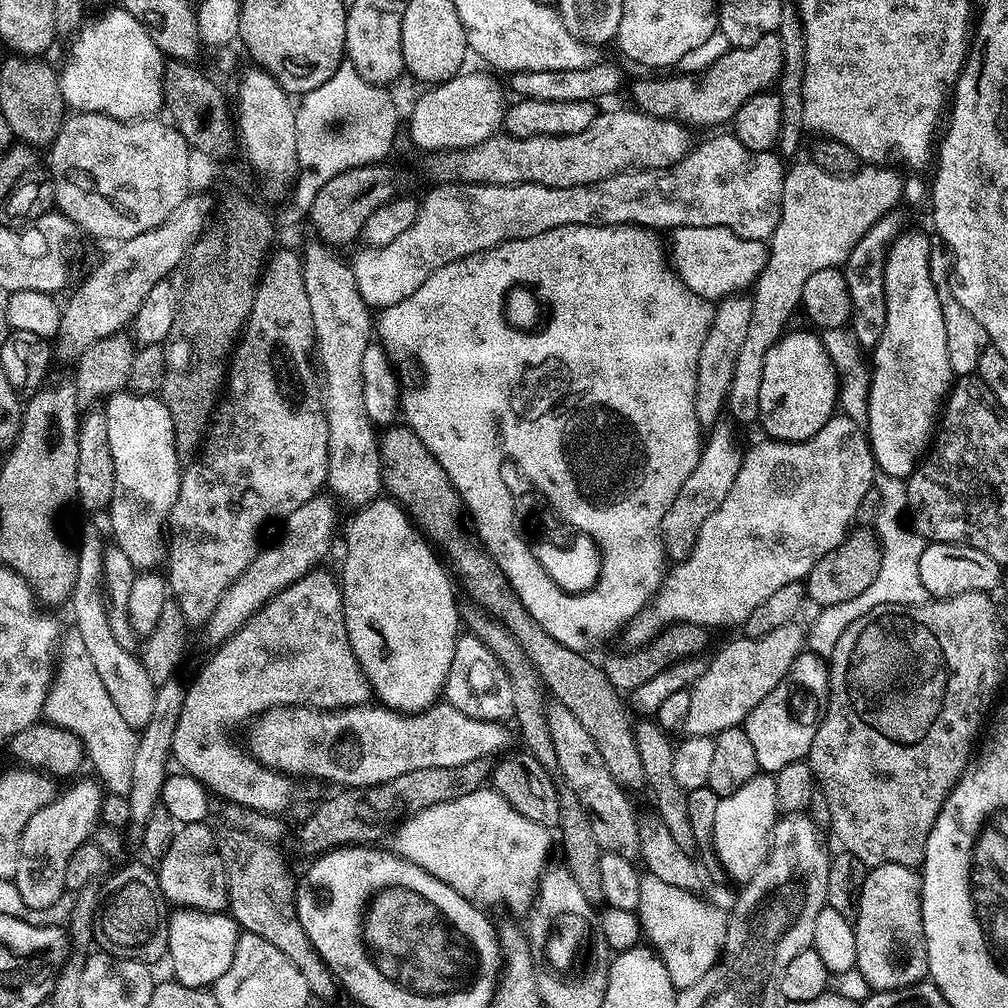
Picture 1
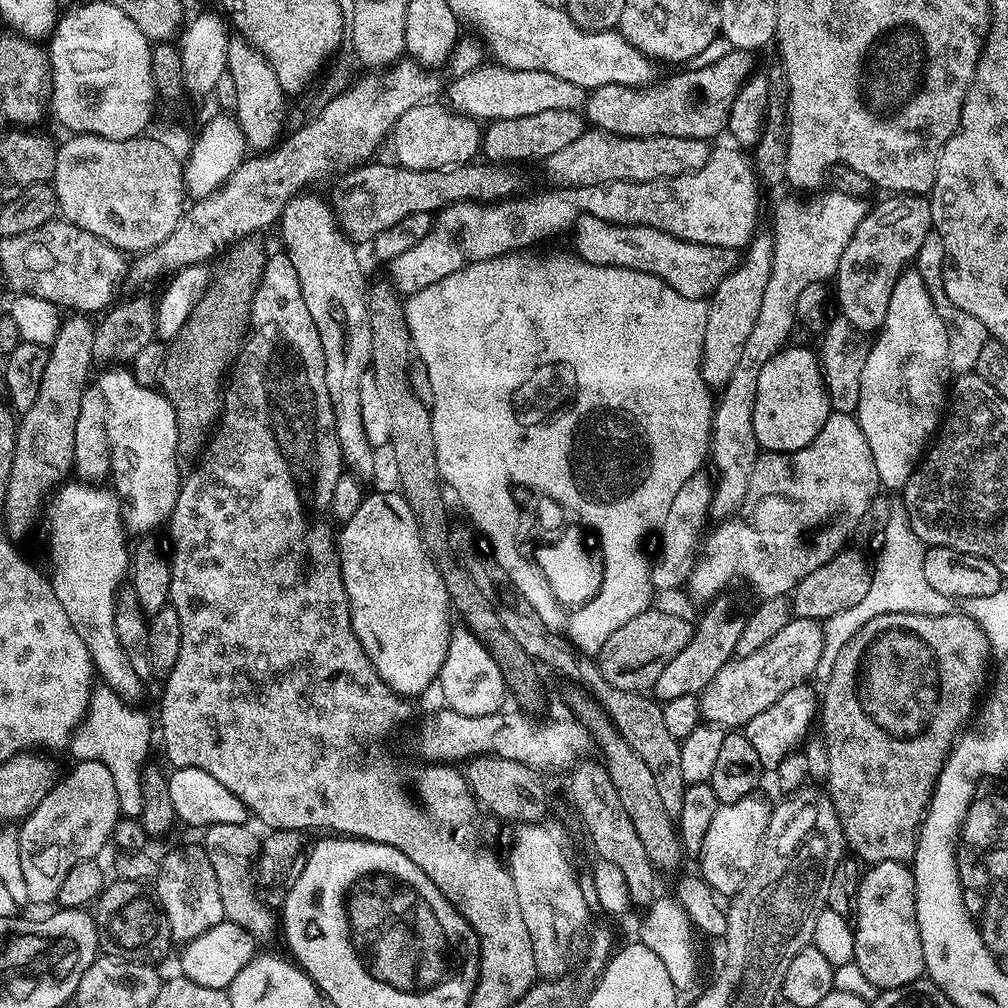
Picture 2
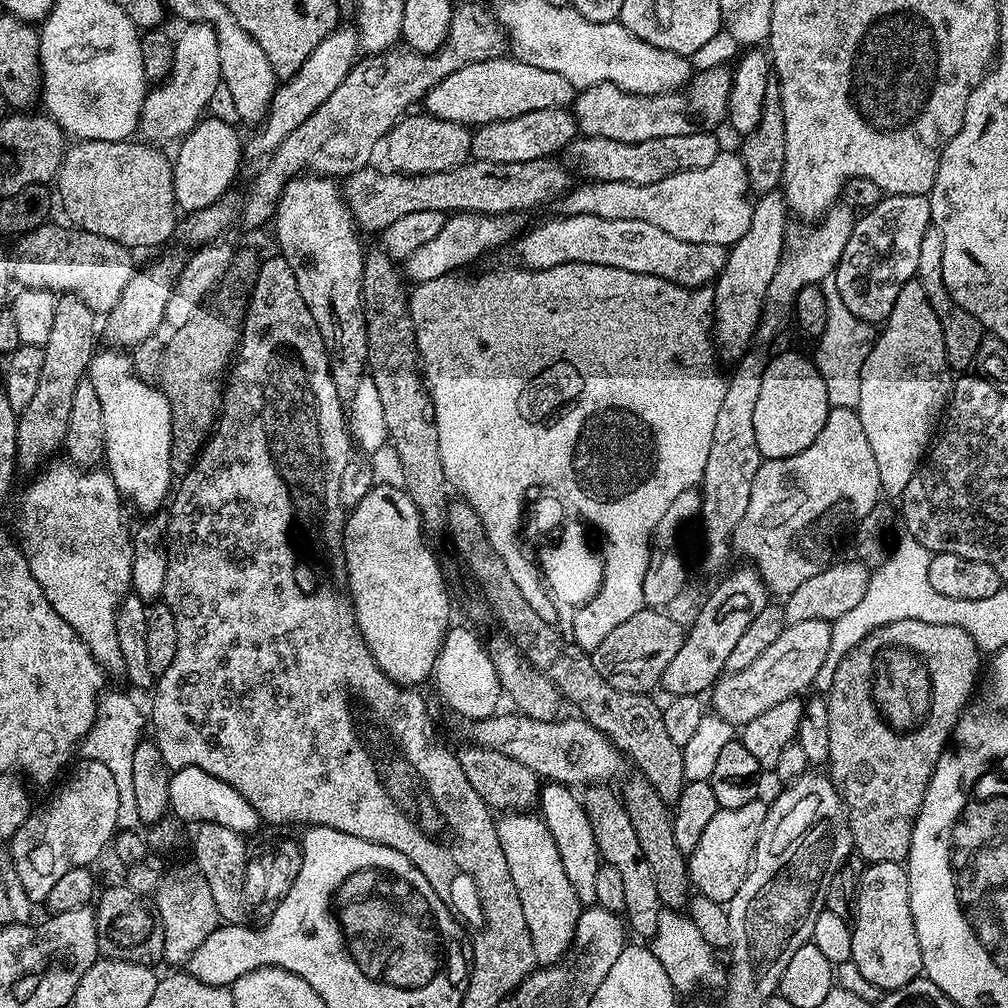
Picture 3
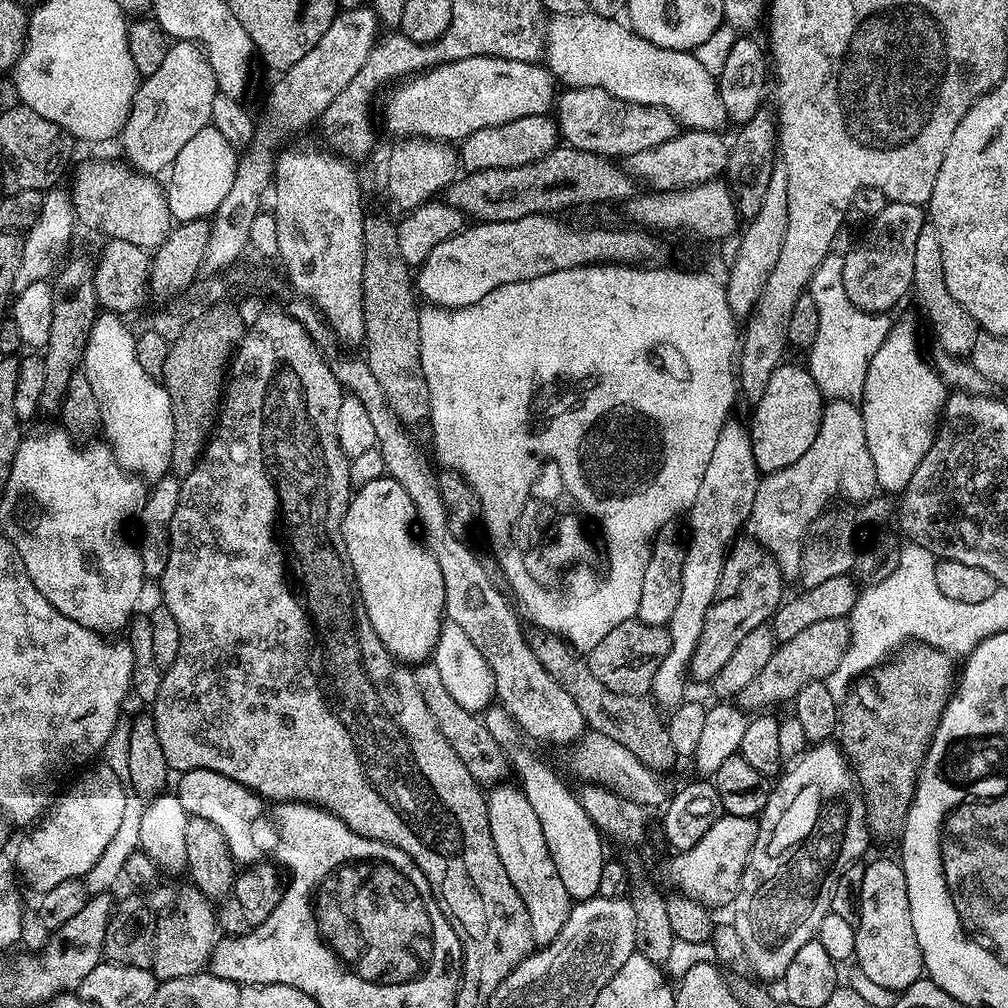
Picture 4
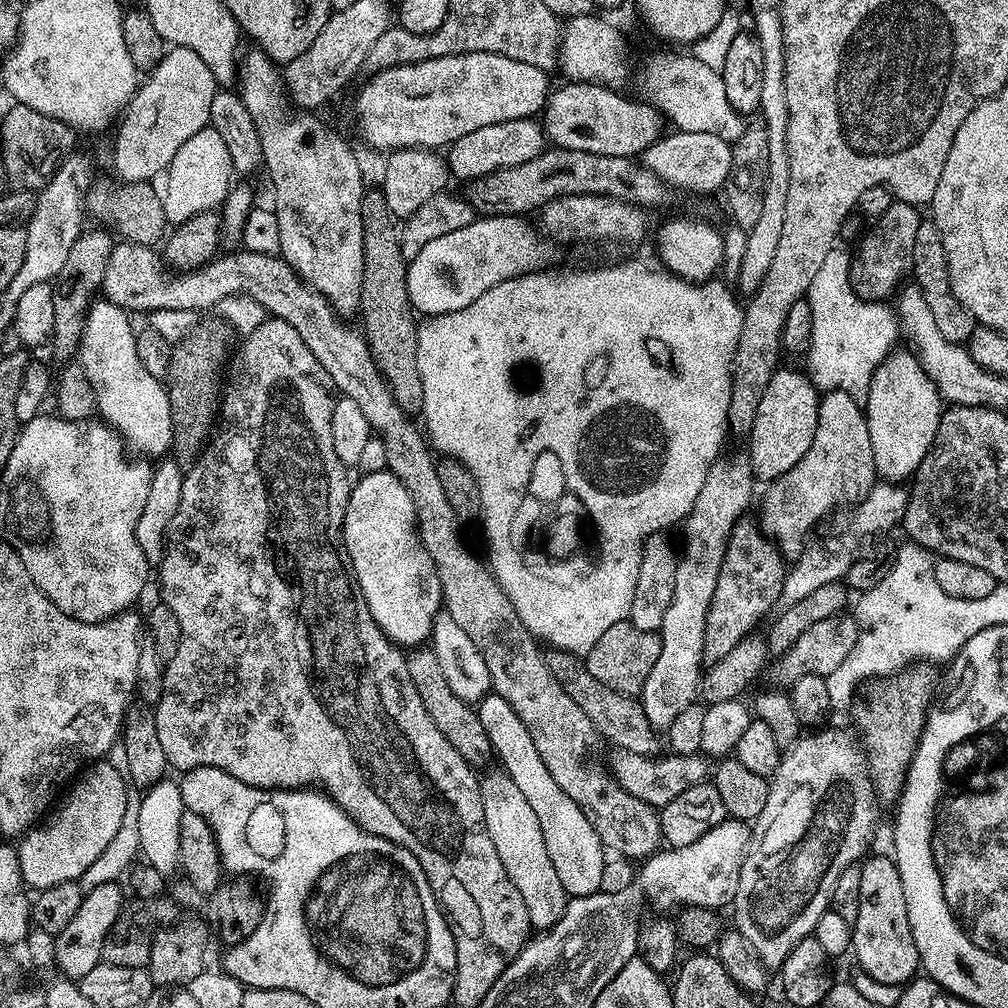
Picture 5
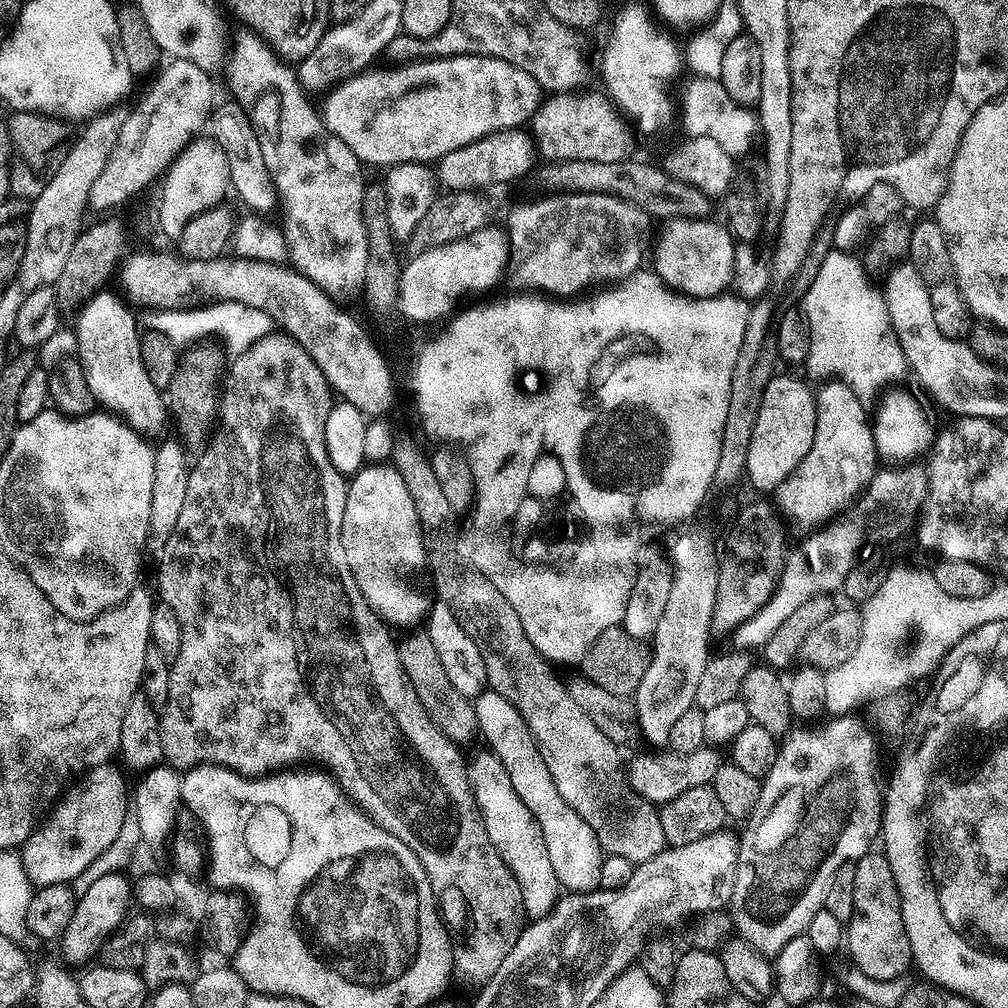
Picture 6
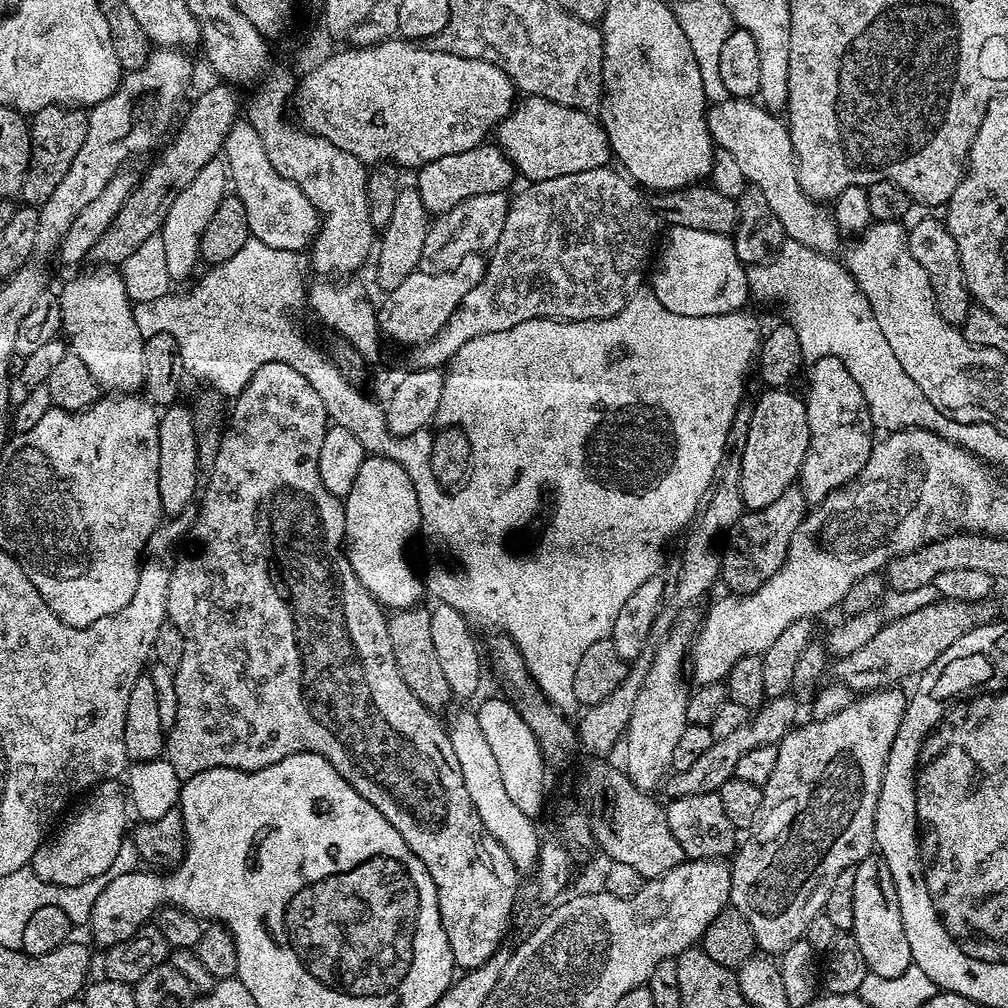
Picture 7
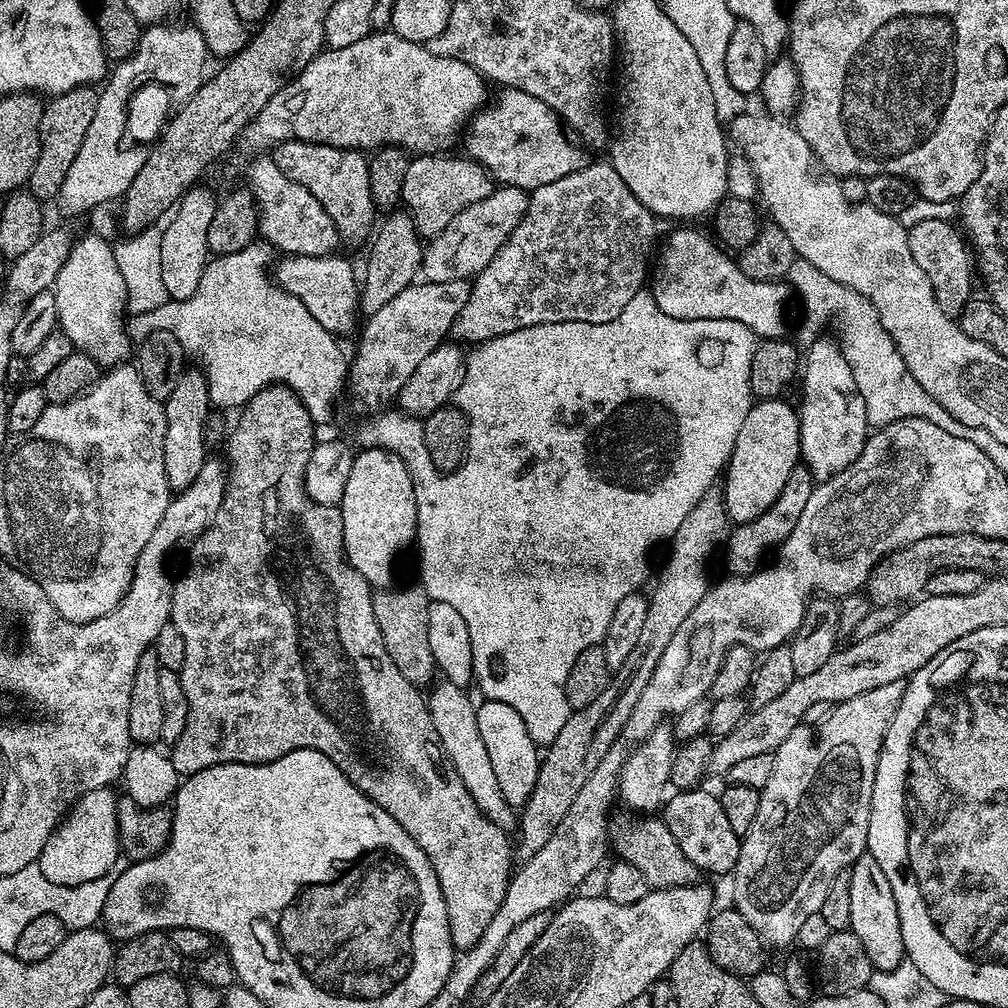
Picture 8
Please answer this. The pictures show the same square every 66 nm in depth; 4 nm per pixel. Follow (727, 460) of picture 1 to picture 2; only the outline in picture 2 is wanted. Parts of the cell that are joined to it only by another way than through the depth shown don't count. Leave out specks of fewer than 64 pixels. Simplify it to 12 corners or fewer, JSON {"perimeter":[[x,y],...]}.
{"perimeter":[[714,480],[679,488],[650,564],[657,593],[683,589],[709,527]]}

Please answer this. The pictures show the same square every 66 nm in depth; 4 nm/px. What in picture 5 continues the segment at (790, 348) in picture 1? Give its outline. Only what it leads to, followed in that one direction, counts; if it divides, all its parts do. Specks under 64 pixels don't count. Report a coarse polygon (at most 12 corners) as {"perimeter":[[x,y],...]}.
{"perimeter":[[803,371],[770,378],[746,440],[753,473],[776,480],[818,430]]}

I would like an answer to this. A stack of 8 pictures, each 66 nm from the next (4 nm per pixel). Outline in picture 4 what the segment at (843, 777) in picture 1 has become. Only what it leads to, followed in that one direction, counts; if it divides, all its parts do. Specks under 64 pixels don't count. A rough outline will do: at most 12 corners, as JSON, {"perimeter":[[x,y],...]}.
{"perimeter":[[923,642],[840,704],[838,747],[875,839],[903,833],[954,692]]}

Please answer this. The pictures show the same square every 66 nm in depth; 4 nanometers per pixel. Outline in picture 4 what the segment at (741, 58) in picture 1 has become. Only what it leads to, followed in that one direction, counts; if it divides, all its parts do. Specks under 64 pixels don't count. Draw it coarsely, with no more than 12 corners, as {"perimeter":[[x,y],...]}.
{"perimeter":[[601,88],[561,91],[567,147],[609,158],[670,142],[677,118]]}

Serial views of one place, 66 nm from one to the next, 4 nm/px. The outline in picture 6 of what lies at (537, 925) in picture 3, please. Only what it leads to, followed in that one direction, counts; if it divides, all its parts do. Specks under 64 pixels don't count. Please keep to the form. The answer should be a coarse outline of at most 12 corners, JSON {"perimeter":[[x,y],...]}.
{"perimeter":[[502,758],[467,761],[476,811],[518,882],[525,917],[562,895],[534,814]]}

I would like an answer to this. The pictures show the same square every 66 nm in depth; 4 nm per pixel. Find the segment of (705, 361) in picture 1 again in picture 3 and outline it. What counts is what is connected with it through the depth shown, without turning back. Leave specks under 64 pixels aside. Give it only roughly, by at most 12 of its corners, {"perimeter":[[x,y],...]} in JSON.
{"perimeter":[[783,191],[752,205],[750,230],[714,281],[714,344],[739,361],[757,335],[786,251]]}

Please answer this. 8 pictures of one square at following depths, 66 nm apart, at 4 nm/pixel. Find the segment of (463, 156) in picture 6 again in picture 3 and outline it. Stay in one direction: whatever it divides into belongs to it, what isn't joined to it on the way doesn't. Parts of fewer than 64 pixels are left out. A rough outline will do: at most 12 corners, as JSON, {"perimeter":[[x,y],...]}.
{"perimeter":[[568,108],[530,110],[479,125],[472,156],[546,160],[577,136]]}

